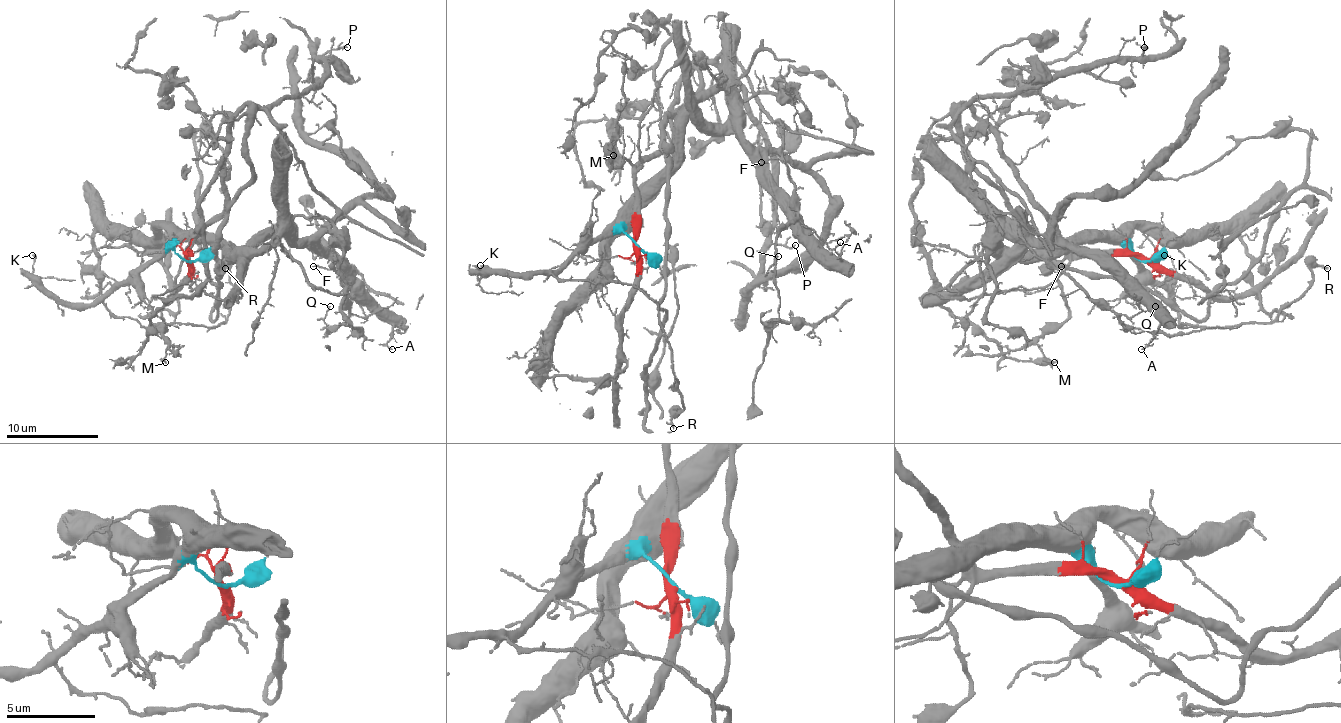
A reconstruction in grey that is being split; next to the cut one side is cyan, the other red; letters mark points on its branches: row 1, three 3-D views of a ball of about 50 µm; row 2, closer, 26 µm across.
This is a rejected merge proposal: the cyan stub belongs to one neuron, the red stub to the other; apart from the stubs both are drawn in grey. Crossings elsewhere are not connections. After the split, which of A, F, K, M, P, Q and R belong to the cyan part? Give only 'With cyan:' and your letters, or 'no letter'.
With cyan: A, K, R

